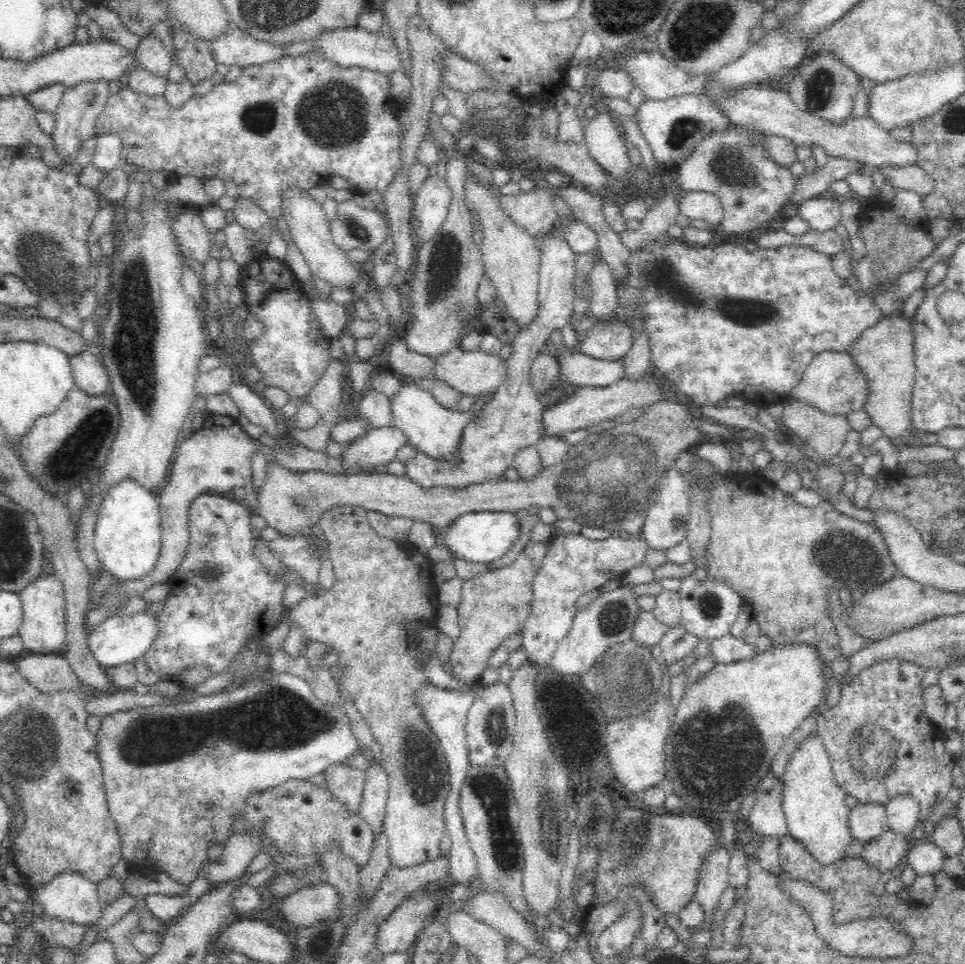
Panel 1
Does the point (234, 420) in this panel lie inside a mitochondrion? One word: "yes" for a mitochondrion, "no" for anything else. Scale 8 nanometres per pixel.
no

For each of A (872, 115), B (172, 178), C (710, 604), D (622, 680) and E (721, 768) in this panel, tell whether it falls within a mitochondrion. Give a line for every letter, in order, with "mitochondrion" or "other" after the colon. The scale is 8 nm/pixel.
A: other
B: other
C: mitochondrion
D: mitochondrion
E: mitochondrion

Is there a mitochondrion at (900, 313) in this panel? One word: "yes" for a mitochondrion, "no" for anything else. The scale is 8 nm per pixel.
no

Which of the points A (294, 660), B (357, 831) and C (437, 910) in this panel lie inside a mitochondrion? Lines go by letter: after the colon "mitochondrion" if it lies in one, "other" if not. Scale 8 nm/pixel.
A: other
B: other
C: other

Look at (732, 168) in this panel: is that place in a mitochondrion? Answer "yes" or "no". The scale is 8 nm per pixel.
yes

